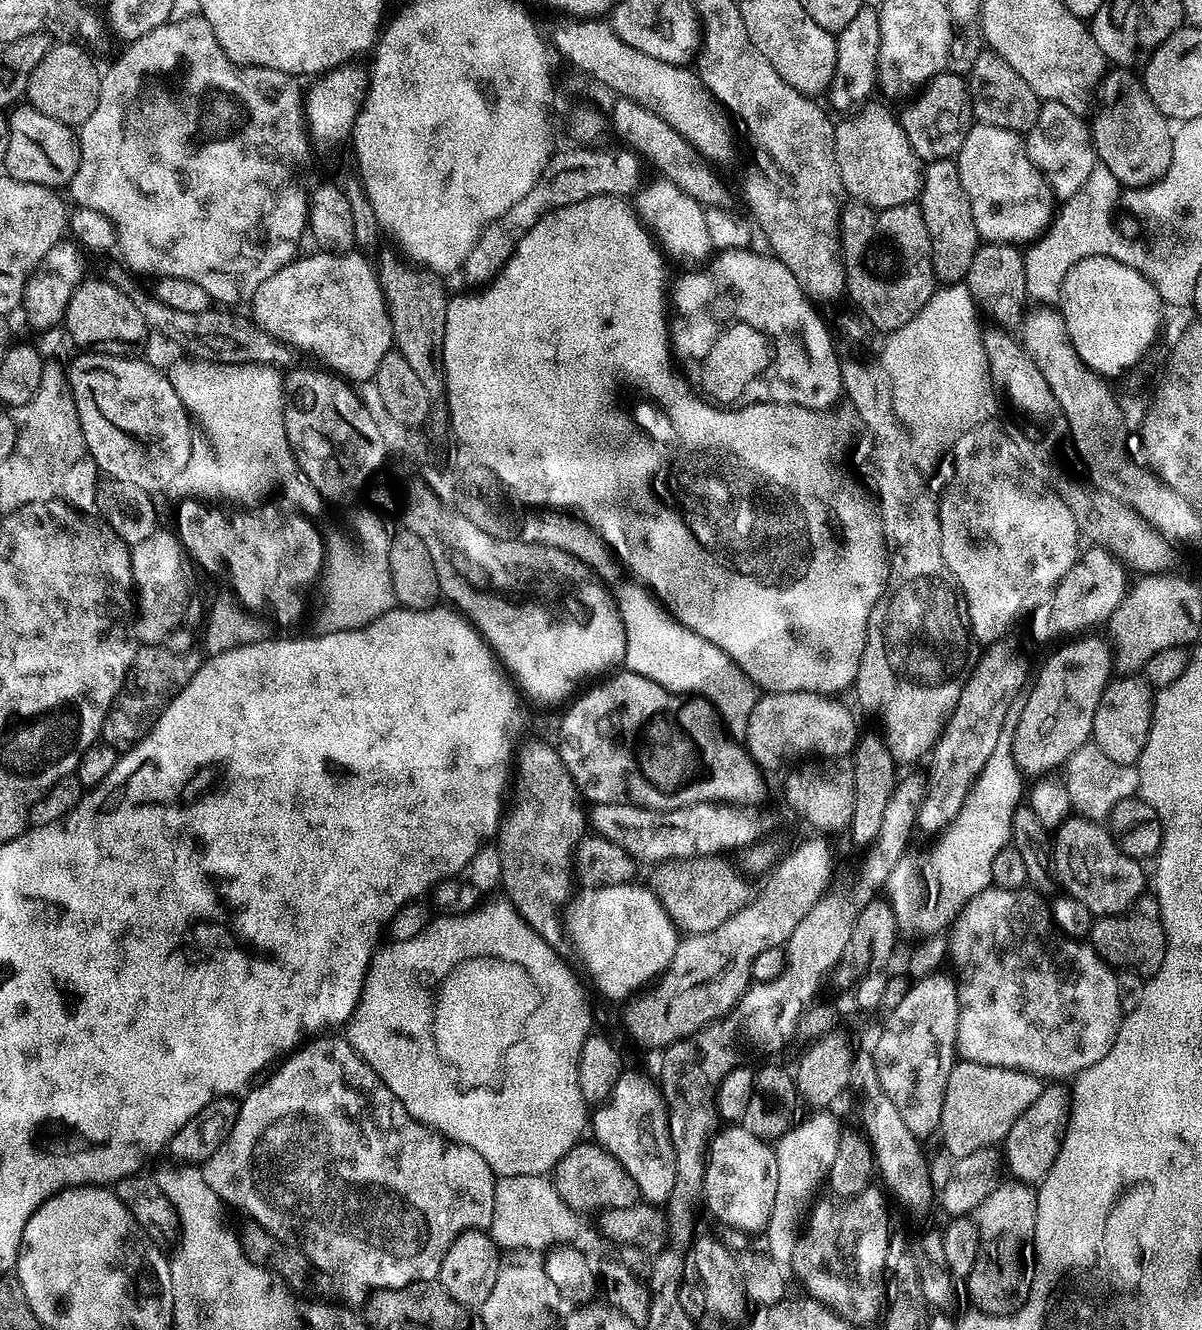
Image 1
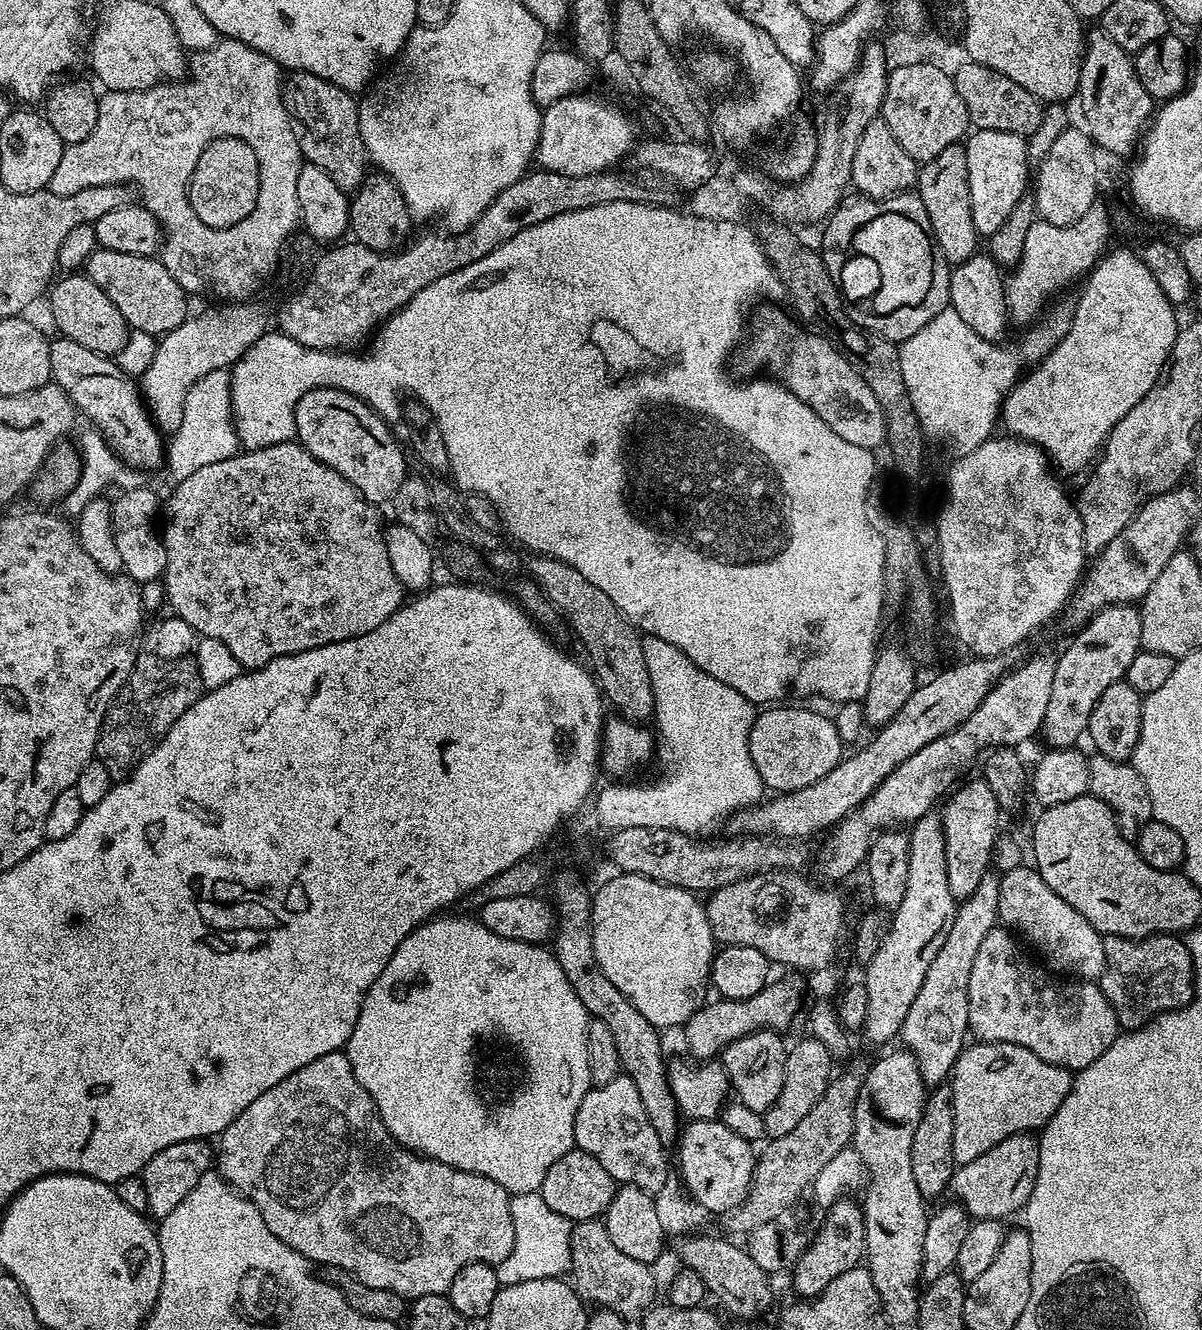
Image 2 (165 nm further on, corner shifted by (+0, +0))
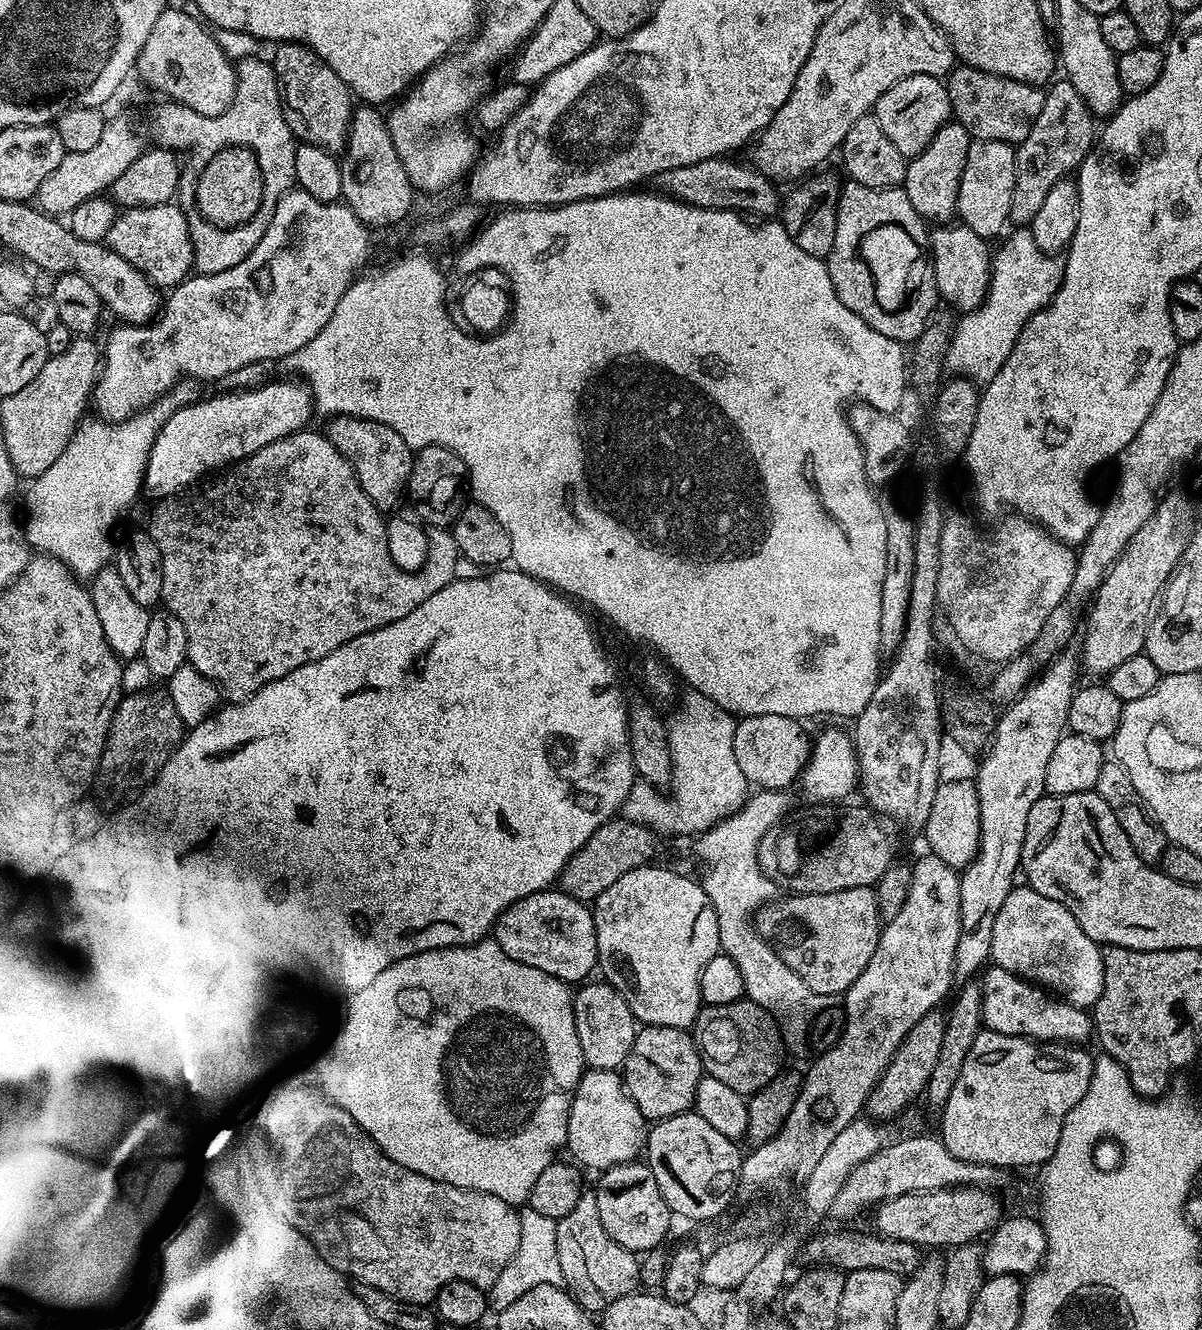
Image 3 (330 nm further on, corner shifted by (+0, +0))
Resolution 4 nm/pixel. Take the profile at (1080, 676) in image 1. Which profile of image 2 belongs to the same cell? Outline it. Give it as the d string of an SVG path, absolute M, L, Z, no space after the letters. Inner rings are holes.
M1112 604L1109 608L1103 608L1077 632L1080 633L1065 646L1064 653L1056 656L1054 686L1050 686L1050 702L1046 705L1042 729L1042 736L1049 740L1052 748L1071 748L1077 743L1076 739L1079 736L1083 737L1087 733L1090 714L1094 710L1098 698L1102 698L1106 686L1124 679L1130 662L1134 662L1134 658L1142 650L1140 647L1142 618L1139 607L1132 604Z

